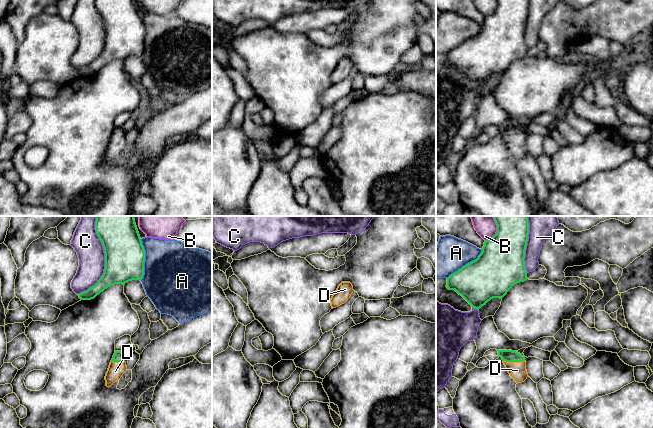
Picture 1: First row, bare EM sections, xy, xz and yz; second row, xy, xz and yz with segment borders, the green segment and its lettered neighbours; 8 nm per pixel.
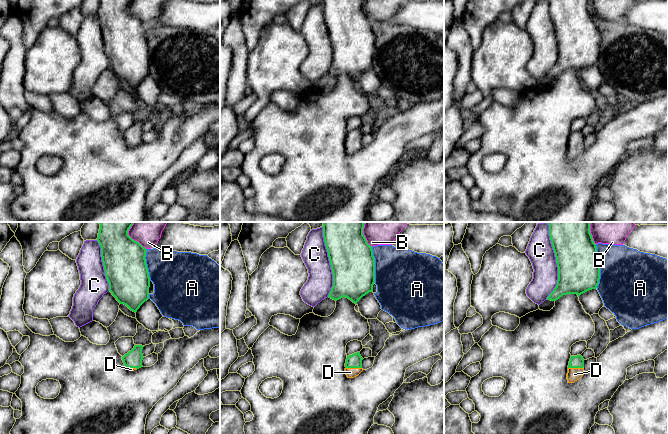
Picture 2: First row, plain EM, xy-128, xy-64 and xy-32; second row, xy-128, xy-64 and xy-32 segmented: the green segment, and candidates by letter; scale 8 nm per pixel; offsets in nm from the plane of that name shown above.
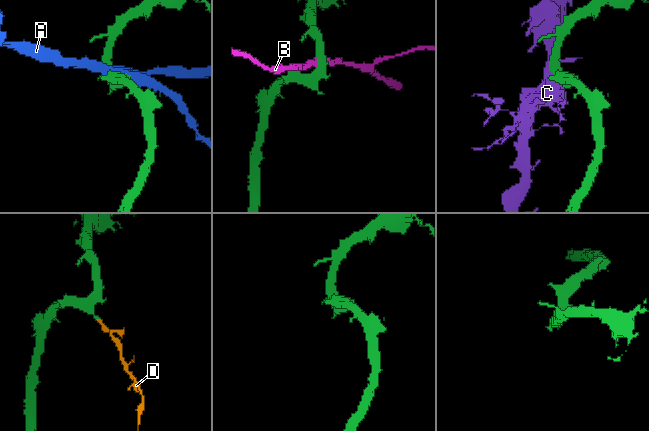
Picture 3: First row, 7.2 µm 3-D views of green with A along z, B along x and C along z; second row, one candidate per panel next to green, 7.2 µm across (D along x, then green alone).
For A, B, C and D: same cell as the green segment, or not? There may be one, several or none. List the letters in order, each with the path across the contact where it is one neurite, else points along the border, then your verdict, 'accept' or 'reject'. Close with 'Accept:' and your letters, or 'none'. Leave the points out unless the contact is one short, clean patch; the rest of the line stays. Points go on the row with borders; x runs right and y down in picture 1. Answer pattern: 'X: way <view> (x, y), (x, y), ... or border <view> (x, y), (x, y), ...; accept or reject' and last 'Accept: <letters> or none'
A: reject
B: reject
C: reject
D: way yz (507, 355), (514, 361), (517, 370); accept
Accept: D

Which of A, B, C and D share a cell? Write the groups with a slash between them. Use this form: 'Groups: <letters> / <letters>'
Groups: A / B / C / D

